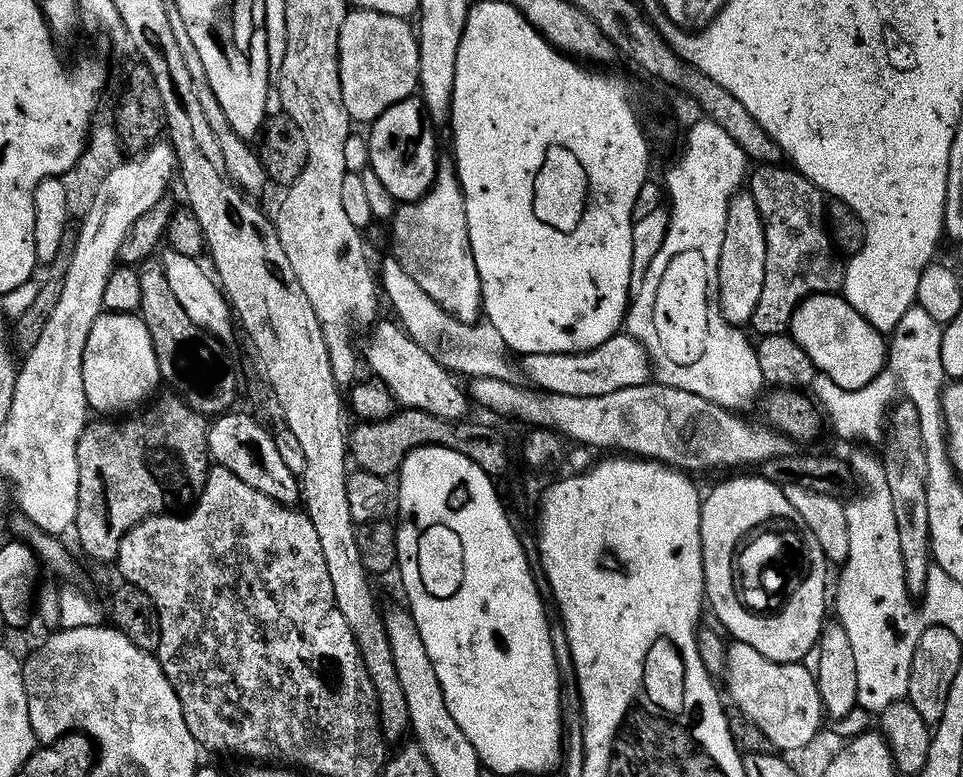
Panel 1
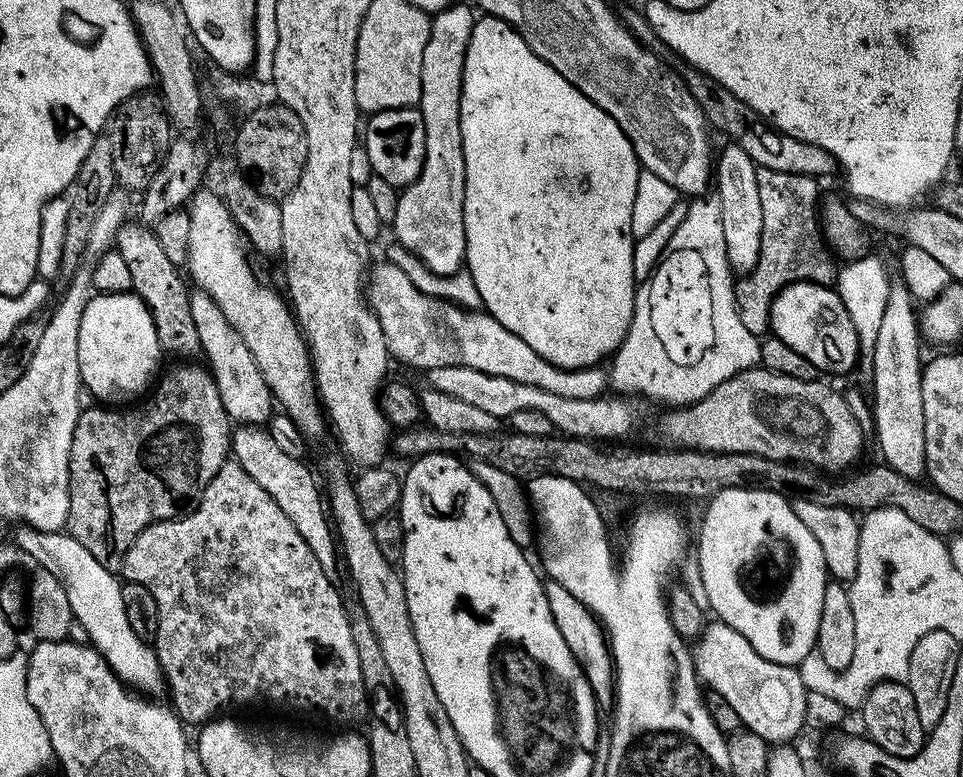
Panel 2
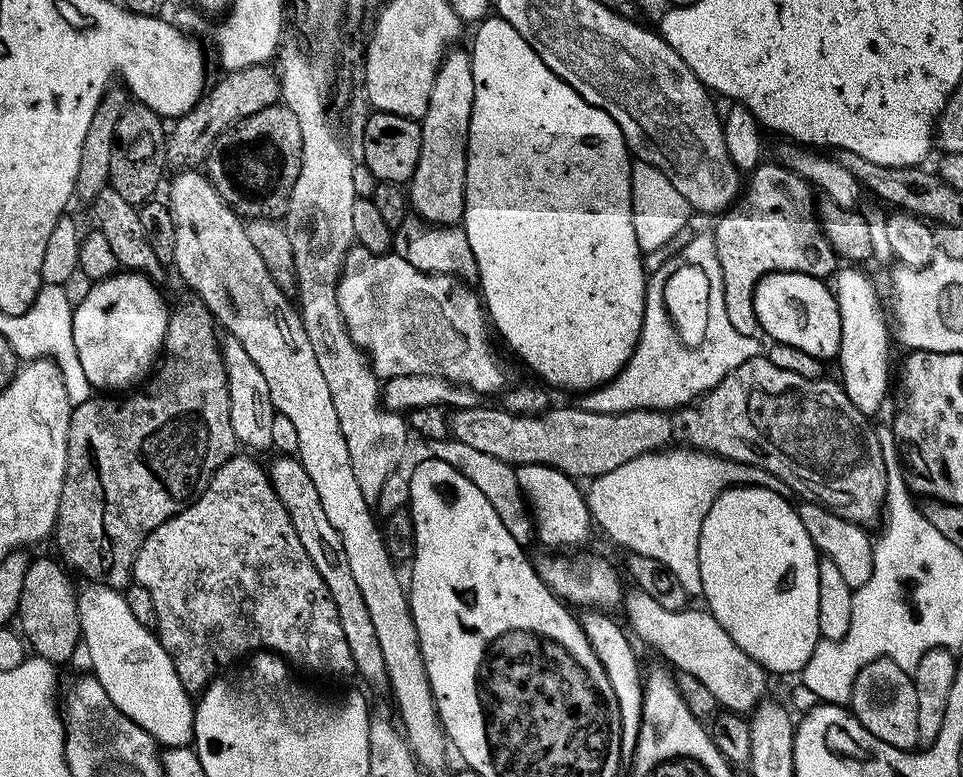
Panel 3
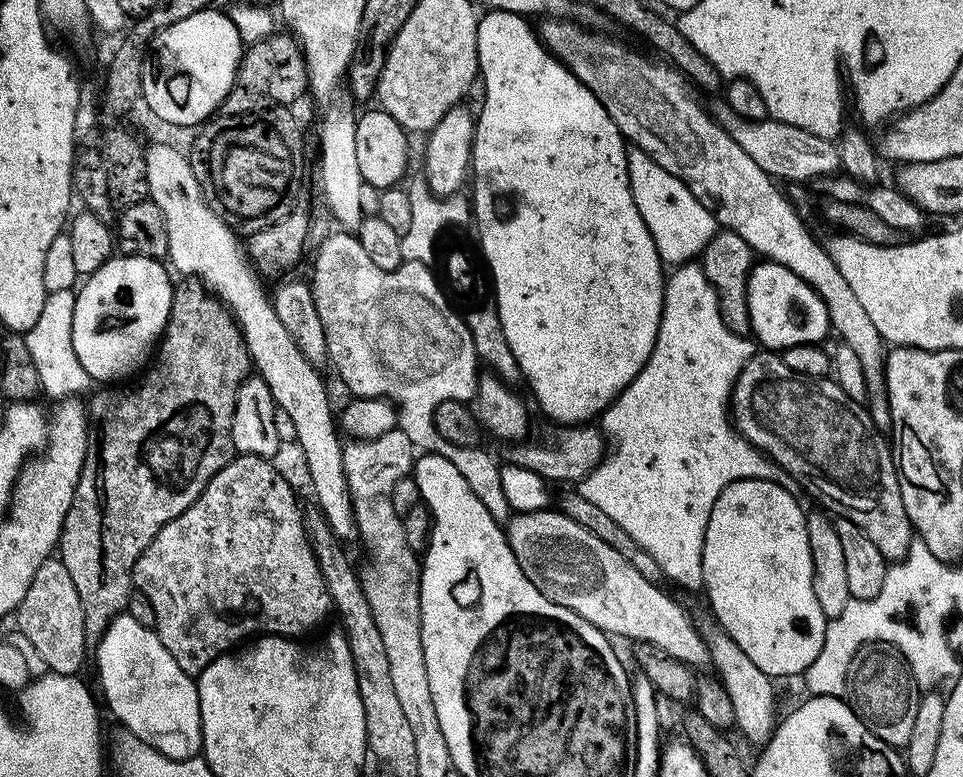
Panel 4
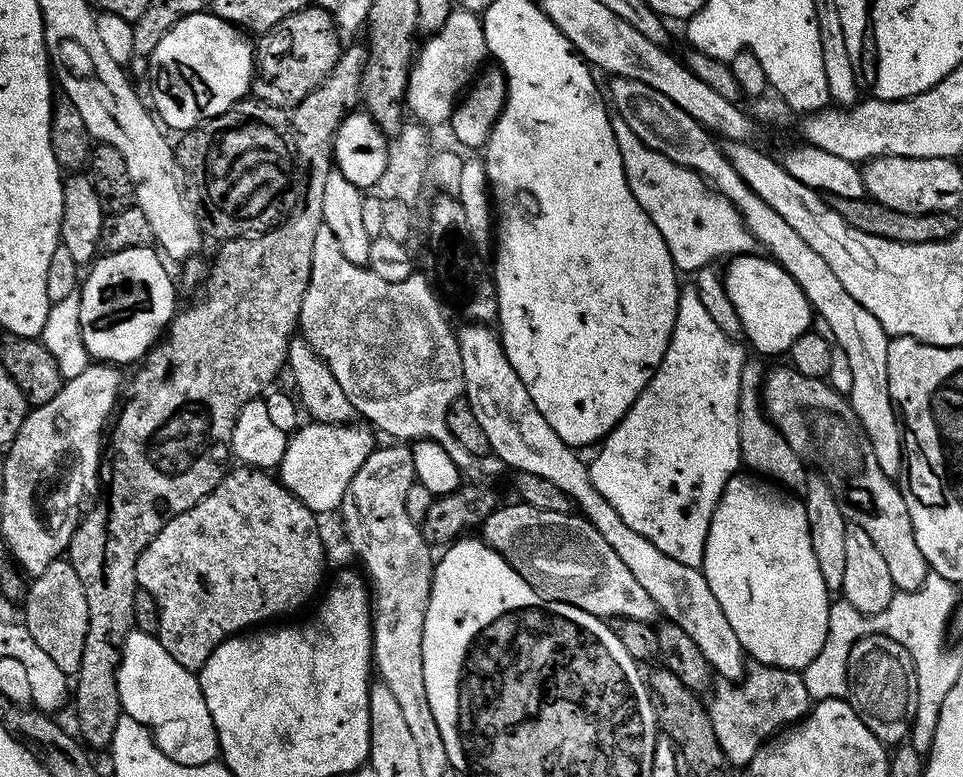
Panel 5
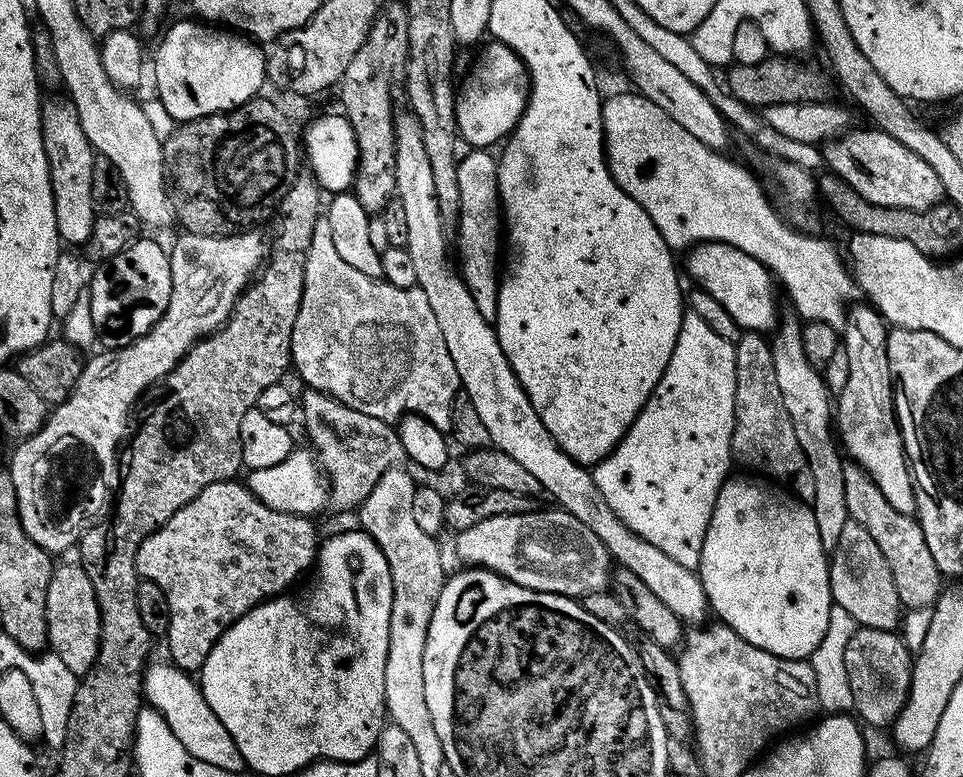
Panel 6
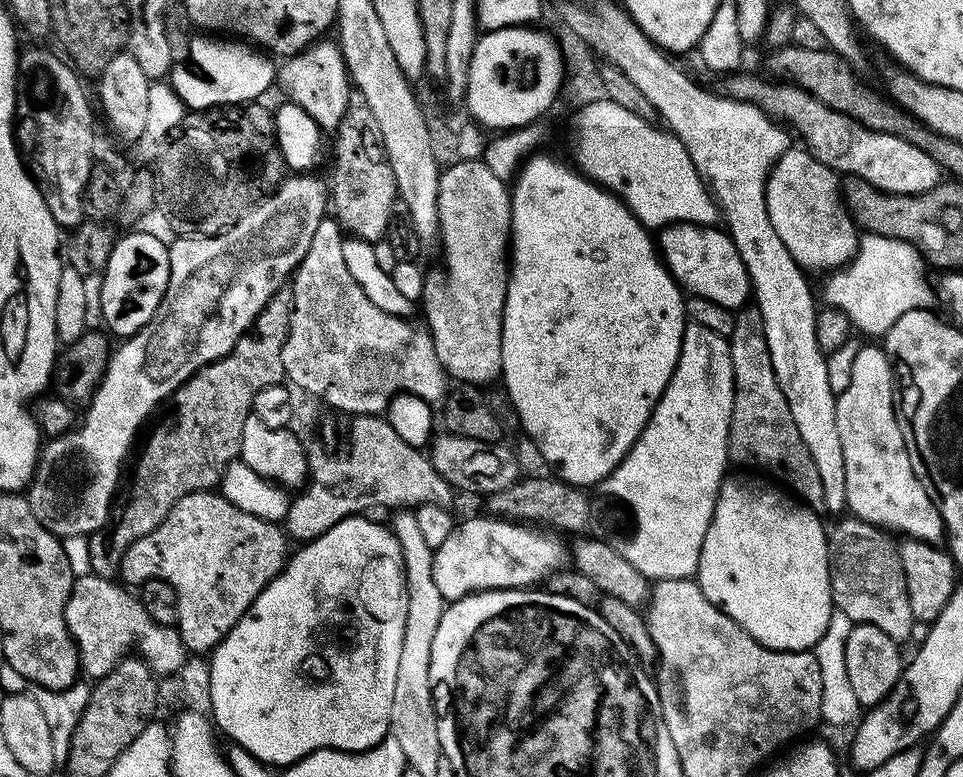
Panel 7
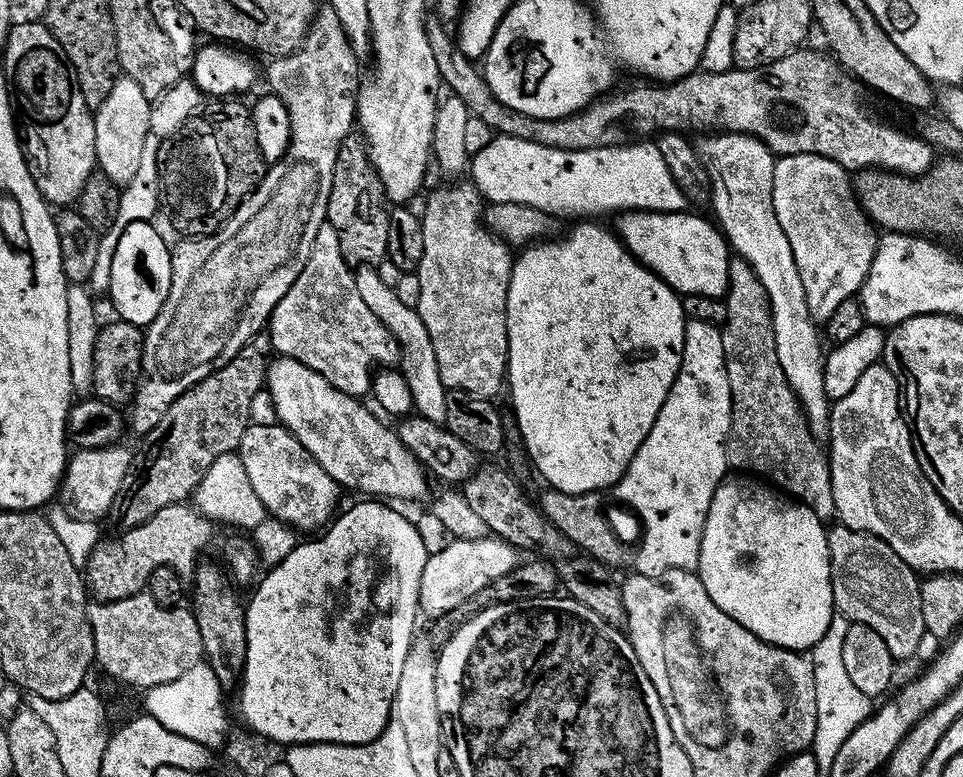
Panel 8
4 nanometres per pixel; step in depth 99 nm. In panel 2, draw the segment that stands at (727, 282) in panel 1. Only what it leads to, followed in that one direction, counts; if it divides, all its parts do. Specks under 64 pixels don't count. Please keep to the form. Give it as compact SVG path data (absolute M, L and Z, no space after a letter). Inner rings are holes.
M728 142L725 148L719 149L718 157L714 162L714 199L720 208L720 217L722 218L722 238L726 238L726 258L728 265L732 267L733 273L747 274L754 270L758 262L758 254L762 246L762 194L758 194L758 174L757 166L742 150L742 146Z

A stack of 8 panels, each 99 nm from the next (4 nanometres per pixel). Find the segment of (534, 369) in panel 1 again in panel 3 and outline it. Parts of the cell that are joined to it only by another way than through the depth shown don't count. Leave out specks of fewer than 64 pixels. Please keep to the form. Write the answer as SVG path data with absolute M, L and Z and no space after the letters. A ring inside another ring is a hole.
M353 246L344 256L336 293L338 310L350 338L363 350L377 377L426 374L446 378L481 394L499 393L505 387L504 372L488 345L490 324L481 297L468 284L451 275L428 275L415 269L405 259L387 252L371 253L370 250Z

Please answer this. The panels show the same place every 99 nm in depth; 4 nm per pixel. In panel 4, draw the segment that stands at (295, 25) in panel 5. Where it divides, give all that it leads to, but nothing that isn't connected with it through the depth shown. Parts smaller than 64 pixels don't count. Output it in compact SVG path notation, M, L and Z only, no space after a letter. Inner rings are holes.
M276 30L272 35L253 40L245 47L232 89L224 99L222 112L225 116L243 116L245 112L292 106L303 92L305 95L308 91L308 67L300 41L287 31Z

